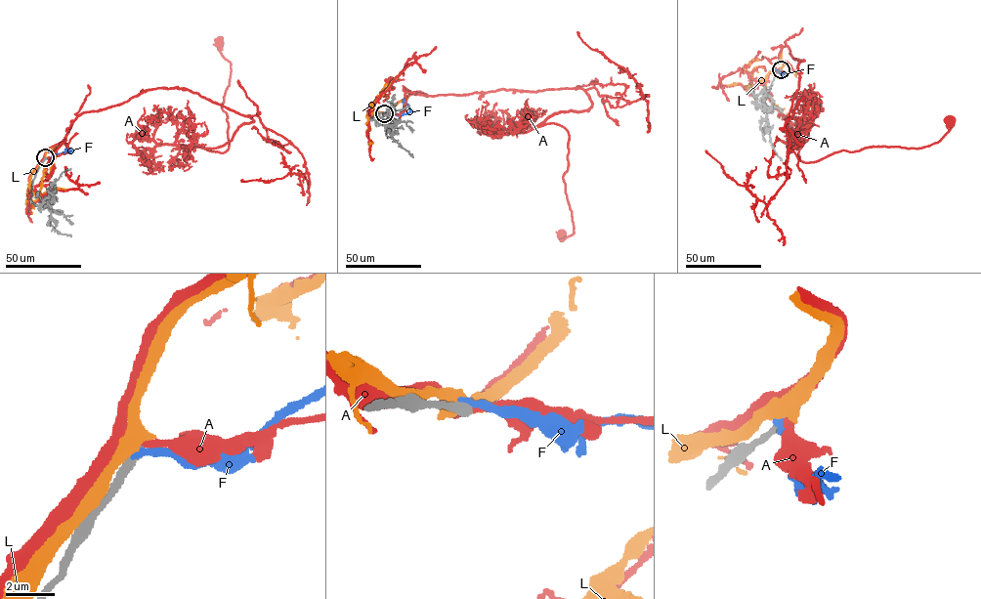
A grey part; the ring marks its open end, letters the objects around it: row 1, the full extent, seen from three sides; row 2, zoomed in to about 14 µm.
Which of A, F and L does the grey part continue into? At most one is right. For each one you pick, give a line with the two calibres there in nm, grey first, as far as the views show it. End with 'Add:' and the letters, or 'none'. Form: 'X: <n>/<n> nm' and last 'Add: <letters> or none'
Add: none

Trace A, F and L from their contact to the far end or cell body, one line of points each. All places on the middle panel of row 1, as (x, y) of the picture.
A: (384, 113), (409, 93), (583, 89), (587, 109), (539, 125), (569, 136), (574, 228), (561, 235)
F: (384, 113), (408, 113), (409, 107), (403, 103)
L: (383, 113), (367, 108), (388, 80), (392, 86)

